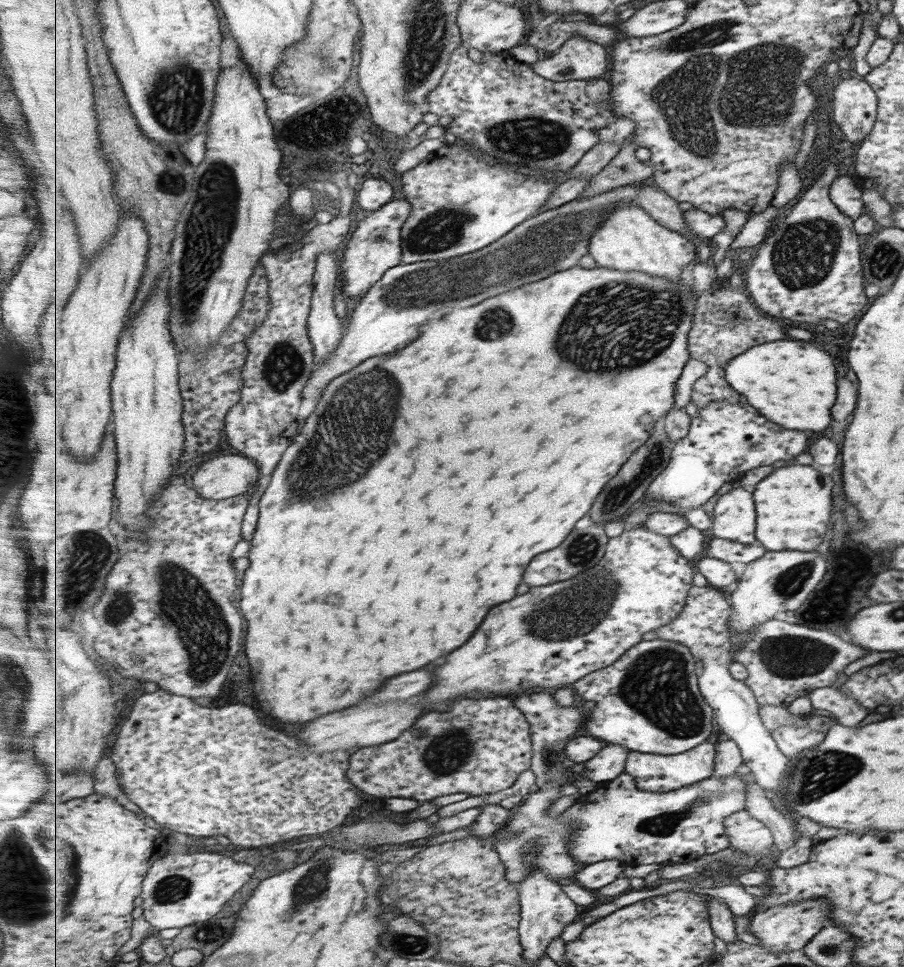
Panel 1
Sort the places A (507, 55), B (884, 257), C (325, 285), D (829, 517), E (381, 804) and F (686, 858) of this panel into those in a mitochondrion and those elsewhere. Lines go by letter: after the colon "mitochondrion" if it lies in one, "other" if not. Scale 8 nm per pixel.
A: other
B: mitochondrion
C: other
D: other
E: other
F: other

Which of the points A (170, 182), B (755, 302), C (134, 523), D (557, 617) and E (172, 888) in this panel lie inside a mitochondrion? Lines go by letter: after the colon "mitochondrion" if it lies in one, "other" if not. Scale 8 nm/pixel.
A: mitochondrion
B: other
C: other
D: mitochondrion
E: mitochondrion

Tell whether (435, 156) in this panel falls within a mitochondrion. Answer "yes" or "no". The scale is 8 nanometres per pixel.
no

